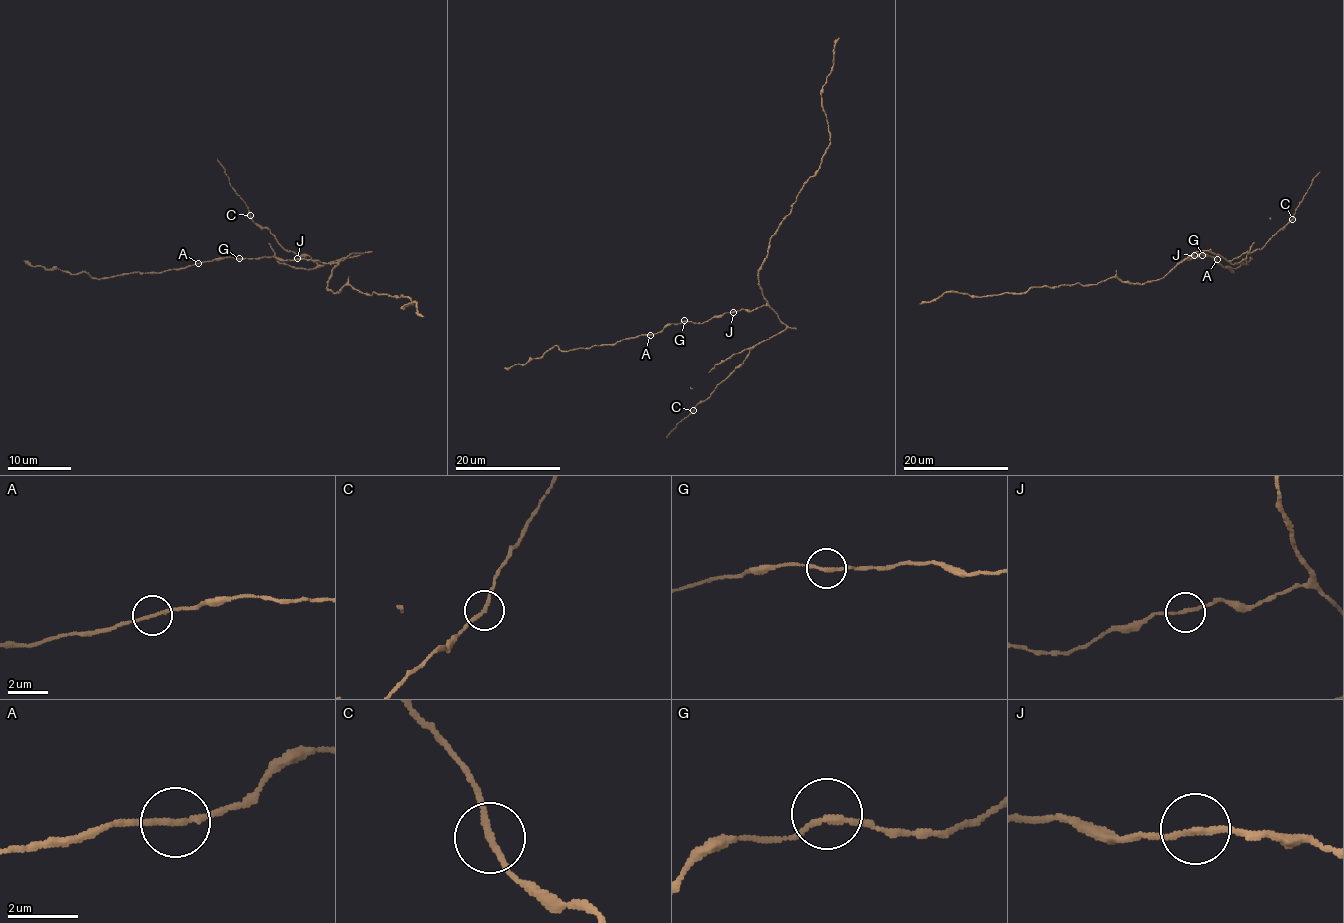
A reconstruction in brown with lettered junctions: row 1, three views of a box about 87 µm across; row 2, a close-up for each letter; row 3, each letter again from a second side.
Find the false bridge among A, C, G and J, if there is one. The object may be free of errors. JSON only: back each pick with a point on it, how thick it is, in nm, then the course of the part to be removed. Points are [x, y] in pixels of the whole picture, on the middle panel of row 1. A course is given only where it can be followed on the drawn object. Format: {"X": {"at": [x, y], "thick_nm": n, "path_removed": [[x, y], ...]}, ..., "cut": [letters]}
{"cut": []}

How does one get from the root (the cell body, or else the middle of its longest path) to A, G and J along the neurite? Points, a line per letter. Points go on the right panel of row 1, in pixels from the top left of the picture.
A: (1175, 264), (1199, 254), (1217, 259)
G: (1175, 264), (1193, 255), (1202, 255)
J: (1175, 264), (1194, 255)

